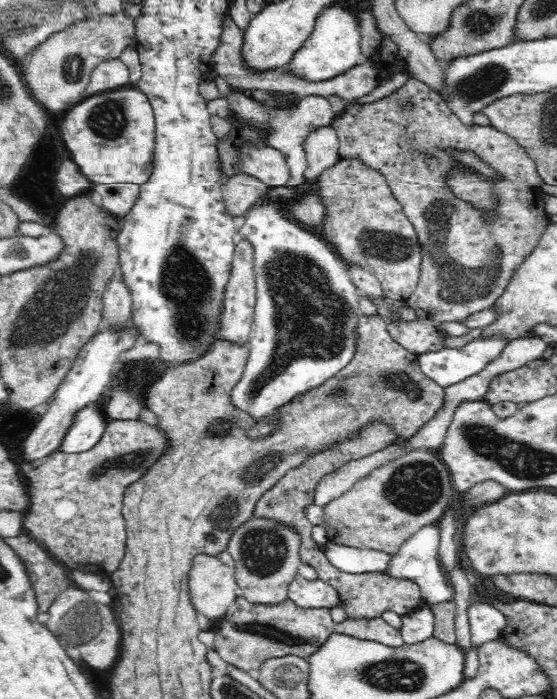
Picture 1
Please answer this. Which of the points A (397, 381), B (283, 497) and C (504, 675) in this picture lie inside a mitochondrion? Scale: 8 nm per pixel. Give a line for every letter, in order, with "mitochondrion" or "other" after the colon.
A: mitochondrion
B: mitochondrion
C: other

